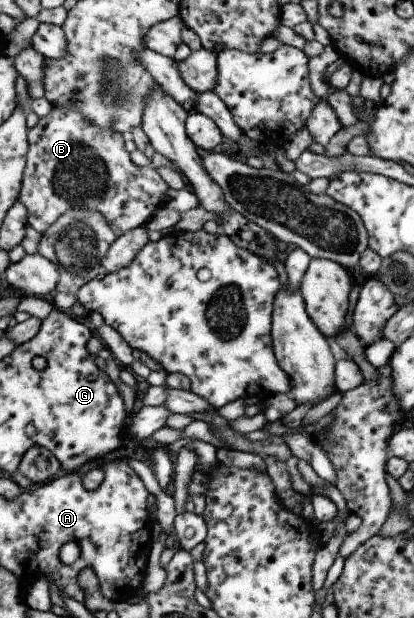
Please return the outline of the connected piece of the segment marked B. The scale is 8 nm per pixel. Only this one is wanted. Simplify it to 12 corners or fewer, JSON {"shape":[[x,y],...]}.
{"shape":[[52,107],[27,134],[18,200],[46,233],[70,209],[114,235],[169,186],[126,137]]}

